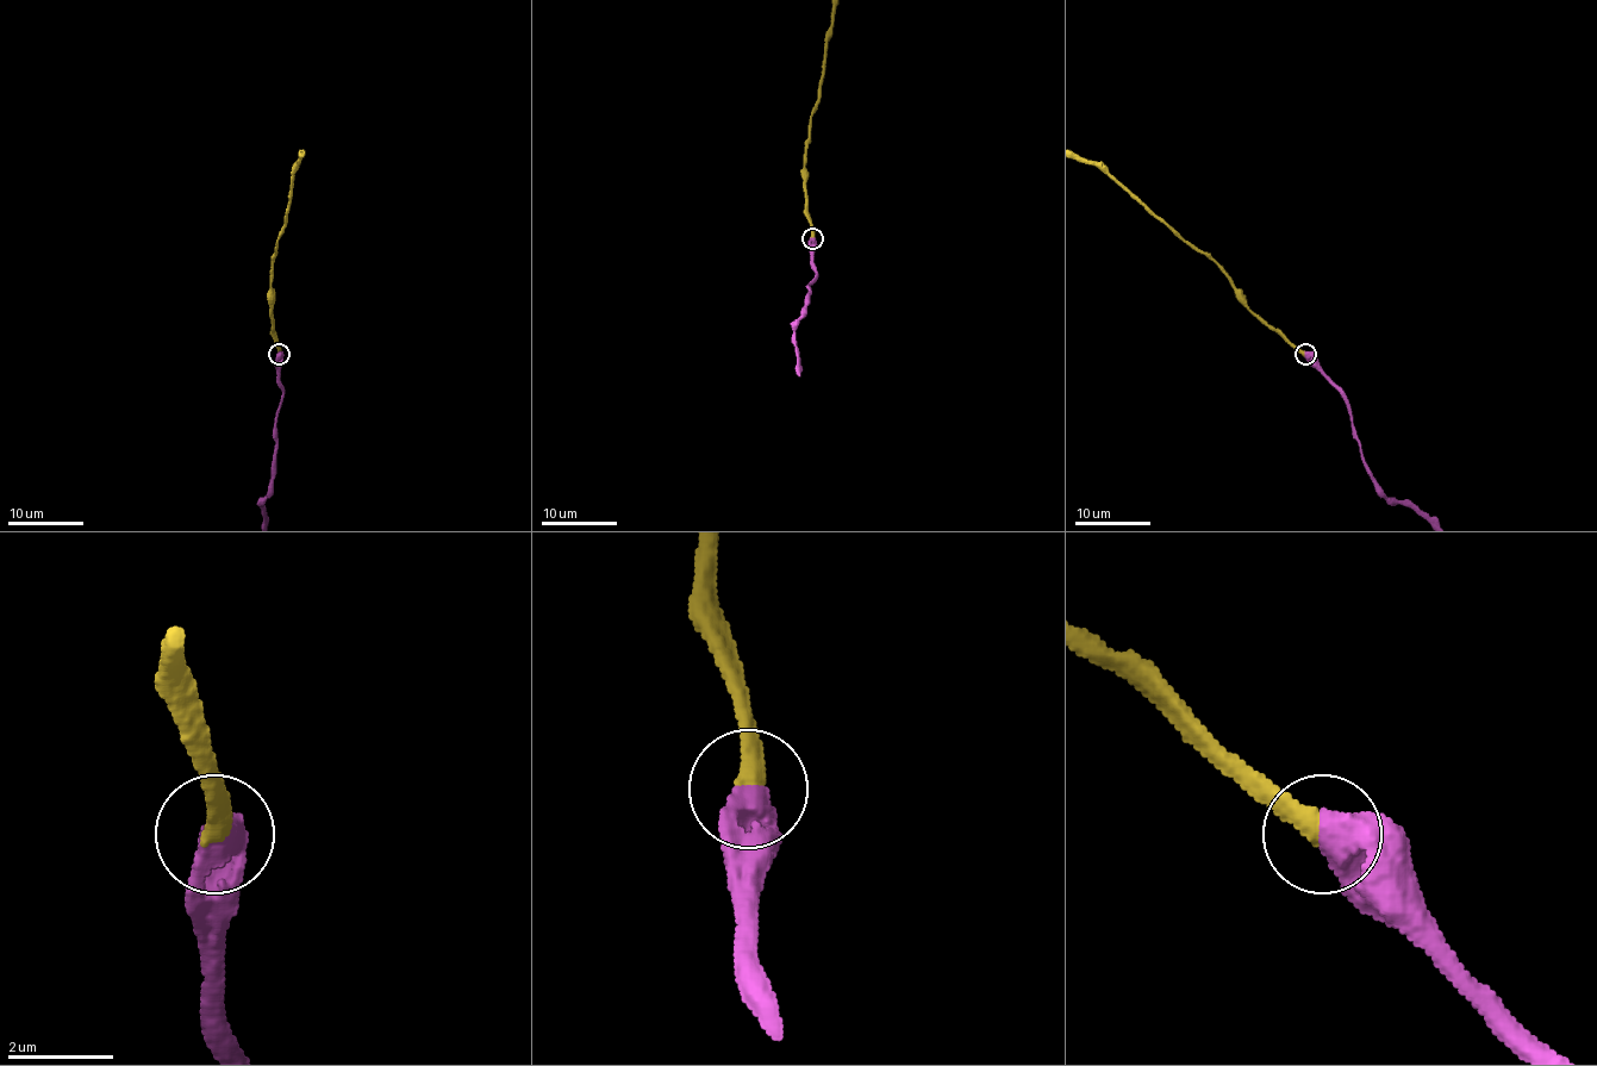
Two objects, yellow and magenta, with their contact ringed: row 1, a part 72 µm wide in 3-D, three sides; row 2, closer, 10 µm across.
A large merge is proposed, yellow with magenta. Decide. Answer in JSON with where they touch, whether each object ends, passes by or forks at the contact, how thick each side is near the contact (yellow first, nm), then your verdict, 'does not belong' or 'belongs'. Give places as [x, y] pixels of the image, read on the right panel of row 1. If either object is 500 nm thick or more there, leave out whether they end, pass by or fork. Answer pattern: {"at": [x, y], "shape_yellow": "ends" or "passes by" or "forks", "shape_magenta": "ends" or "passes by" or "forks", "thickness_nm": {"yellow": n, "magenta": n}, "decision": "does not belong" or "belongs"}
{"at": [1305, 354], "thickness_nm": {"yellow": 400, "magenta": 650}, "decision": "belongs"}

